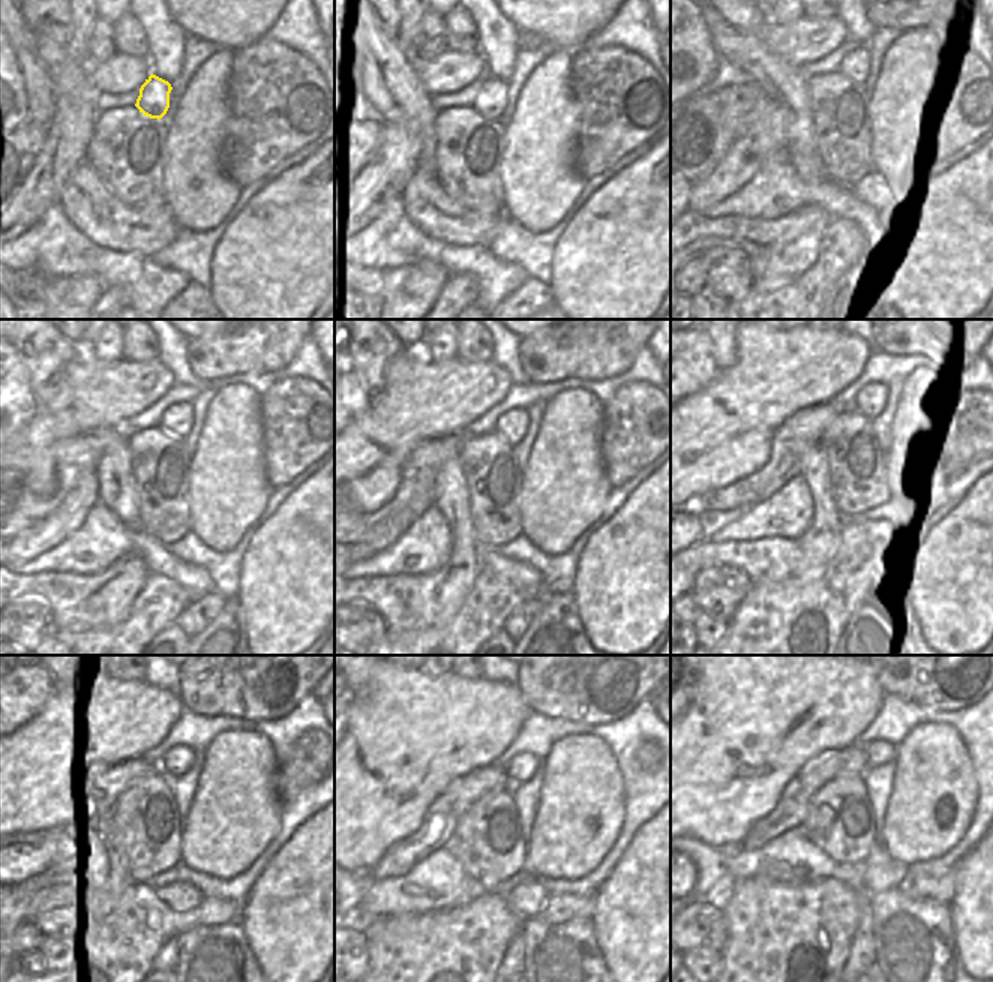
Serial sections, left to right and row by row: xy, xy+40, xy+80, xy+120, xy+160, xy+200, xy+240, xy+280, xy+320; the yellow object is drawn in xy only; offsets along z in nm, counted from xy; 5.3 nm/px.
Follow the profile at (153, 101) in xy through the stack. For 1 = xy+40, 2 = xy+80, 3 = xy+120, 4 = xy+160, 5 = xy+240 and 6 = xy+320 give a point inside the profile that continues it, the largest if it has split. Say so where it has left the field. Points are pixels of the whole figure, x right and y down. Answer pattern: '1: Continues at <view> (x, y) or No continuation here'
1: Continues at xy+40 (489, 102)
2: Continues at xy+80 (852, 71)
3: Continues at xy+120 (176, 422)
4: Continues at xy+160 (512, 425)
5: Continues at xy+240 (176, 760)
6: Continues at xy+320 (876, 753)

